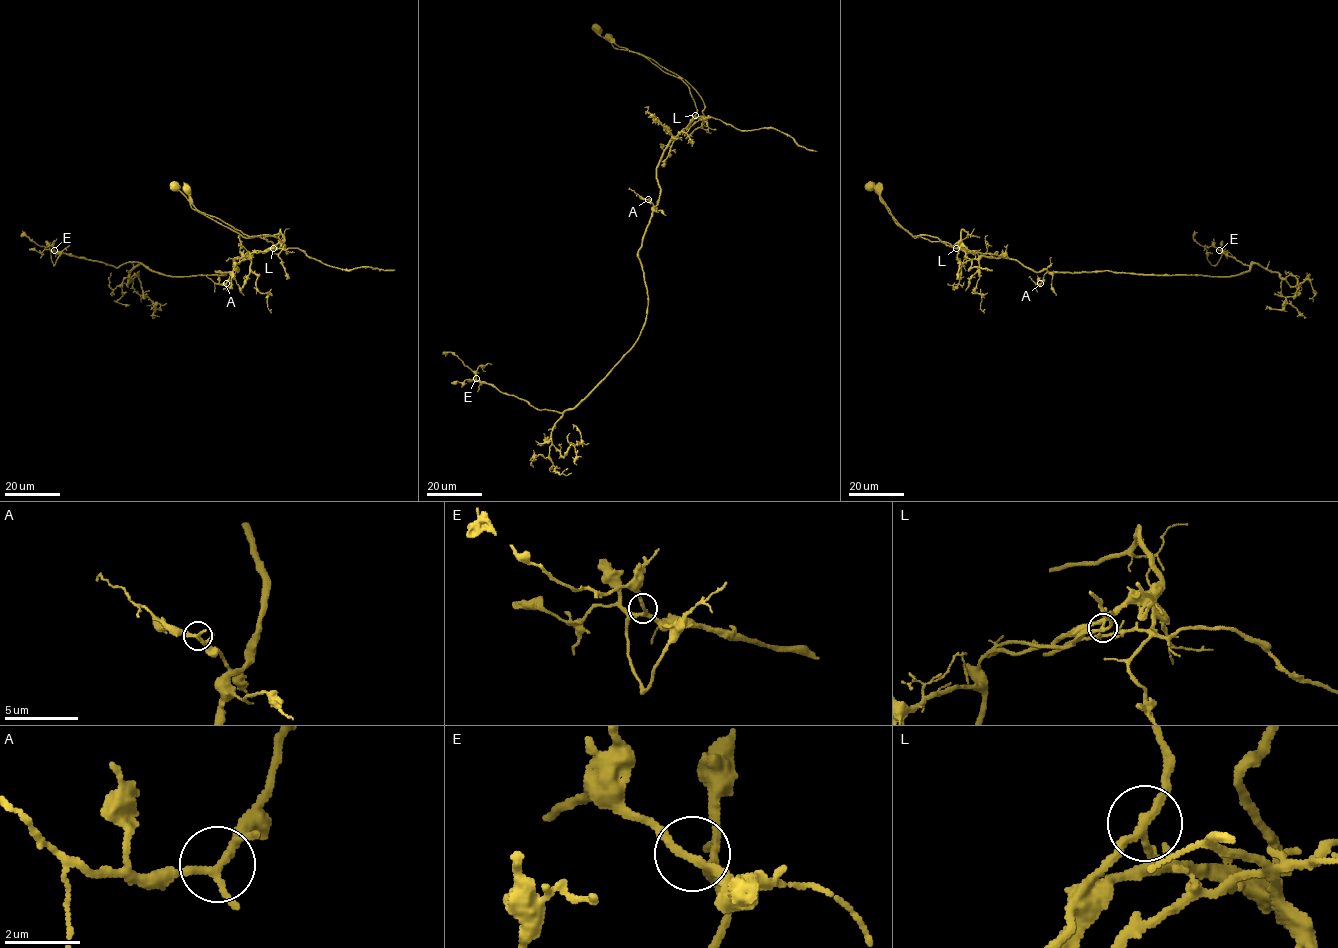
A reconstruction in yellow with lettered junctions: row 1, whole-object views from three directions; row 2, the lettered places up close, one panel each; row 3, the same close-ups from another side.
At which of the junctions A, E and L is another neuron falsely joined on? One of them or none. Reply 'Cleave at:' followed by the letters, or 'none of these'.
Cleave at: L

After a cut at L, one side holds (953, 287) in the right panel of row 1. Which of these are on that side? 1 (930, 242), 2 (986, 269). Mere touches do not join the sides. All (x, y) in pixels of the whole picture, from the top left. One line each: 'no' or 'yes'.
1: yes
2: no

